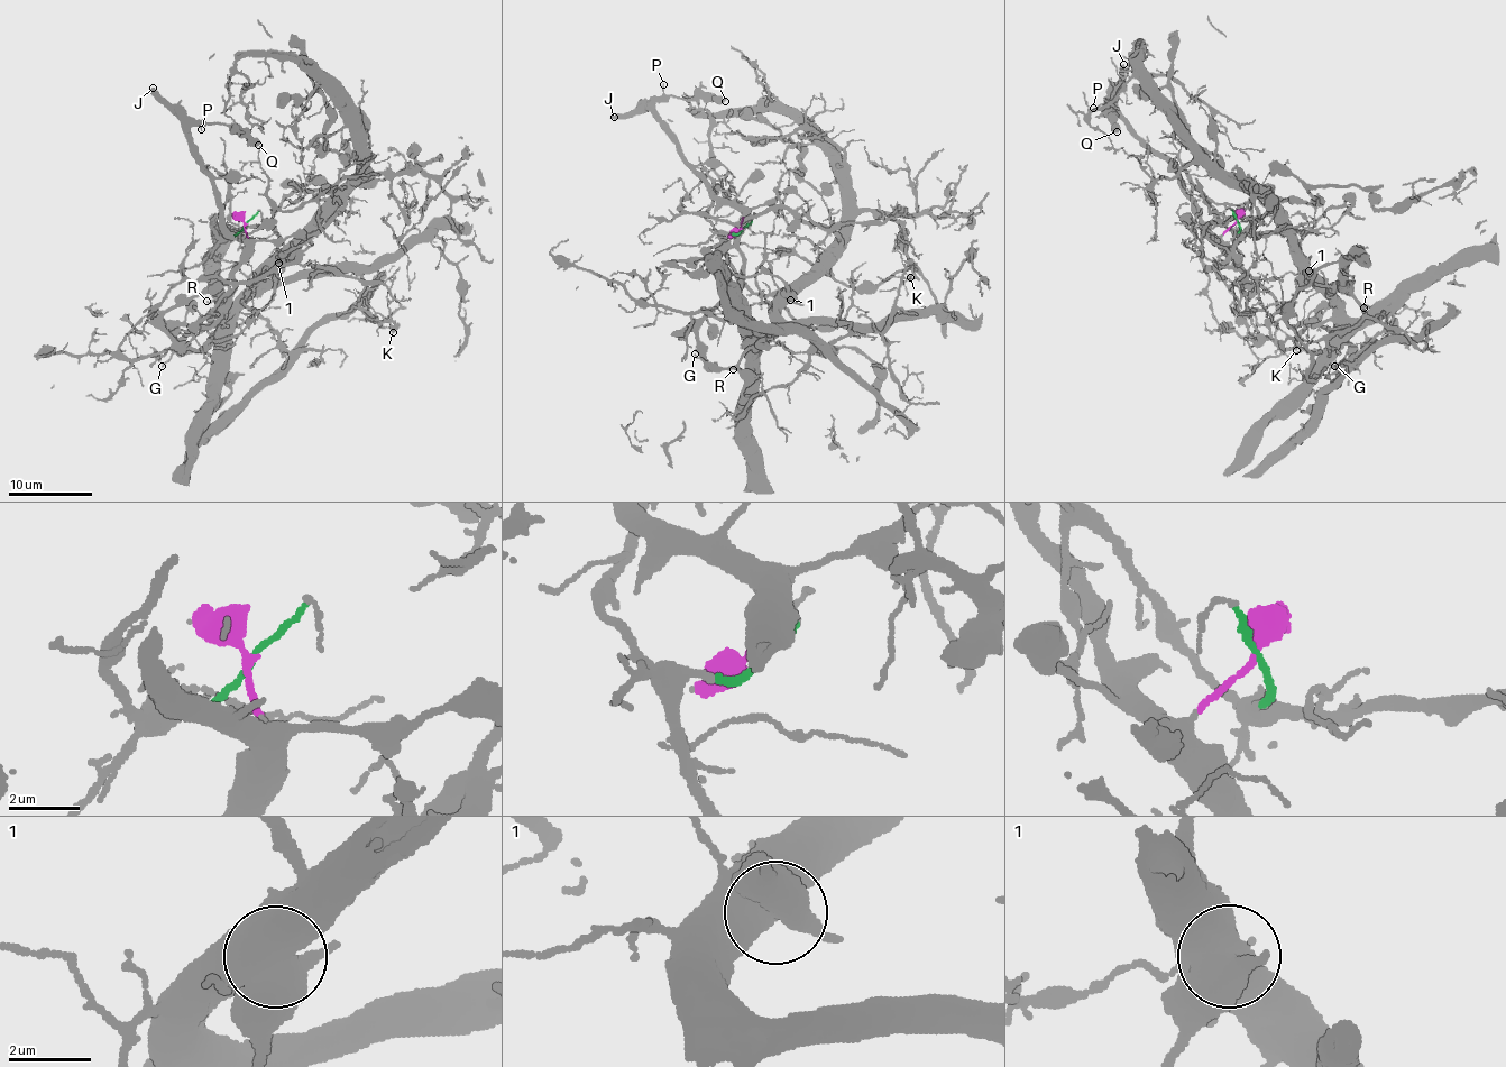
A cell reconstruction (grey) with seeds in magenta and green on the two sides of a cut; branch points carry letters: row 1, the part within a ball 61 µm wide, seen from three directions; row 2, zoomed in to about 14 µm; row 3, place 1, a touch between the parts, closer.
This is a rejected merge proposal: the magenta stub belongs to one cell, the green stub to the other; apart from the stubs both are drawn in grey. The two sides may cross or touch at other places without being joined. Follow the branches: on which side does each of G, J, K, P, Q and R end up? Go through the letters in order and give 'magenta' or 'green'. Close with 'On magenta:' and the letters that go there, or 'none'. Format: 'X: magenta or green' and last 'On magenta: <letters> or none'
G: magenta
J: magenta
K: green
P: magenta
Q: magenta
R: green
On magenta: G, J, P, Q

